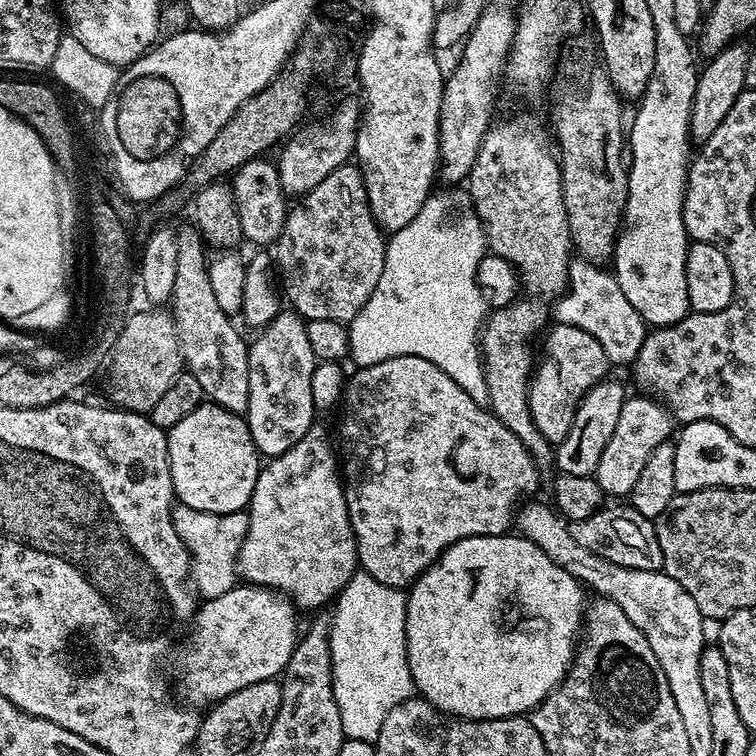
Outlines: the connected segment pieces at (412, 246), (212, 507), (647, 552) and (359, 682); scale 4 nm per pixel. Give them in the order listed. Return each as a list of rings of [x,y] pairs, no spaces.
[[[460,190],[452,196],[454,207],[465,207],[457,216],[444,216],[440,208],[447,204],[444,196],[429,196],[410,226],[402,226],[402,230],[387,237],[382,278],[378,278],[378,286],[366,298],[362,310],[346,324],[348,356],[357,369],[390,358],[426,358],[426,362],[434,362],[438,370],[450,374],[474,402],[487,405],[480,338],[490,307],[476,275],[479,263],[489,251],[488,239],[480,219],[469,207],[467,191]]]
[[[205,402],[198,406],[198,410],[186,414],[186,418],[178,422],[178,426],[167,429],[167,433],[172,490],[179,503],[194,510],[206,510],[214,514],[230,514],[247,509],[248,503],[252,501],[254,486],[258,482],[262,457],[254,446],[254,438],[248,429],[247,419],[241,413]]]
[[[616,502],[611,506],[600,508],[590,518],[573,520],[568,524],[570,538],[578,546],[586,546],[590,554],[598,554],[598,558],[606,558],[606,562],[614,562],[618,566],[626,566],[630,570],[650,570],[659,572],[663,569],[662,546],[658,546],[658,534],[653,521],[646,519],[638,510],[627,503]]]
[[[357,570],[350,578],[350,582],[341,590],[339,596],[334,601],[334,609],[331,613],[332,633],[330,638],[330,658],[332,659],[332,685],[334,686],[334,702],[338,702],[338,714],[342,714],[342,730],[345,737],[349,740],[361,740],[362,742],[375,742],[378,734],[382,730],[382,722],[386,722],[386,714],[390,714],[390,710],[394,710],[394,706],[398,706],[402,702],[413,699],[416,692],[416,683],[412,681],[410,674],[410,662],[406,654],[406,606],[408,605],[408,597],[399,588],[391,588],[382,582],[378,582],[378,578],[370,578],[370,574],[366,574],[363,570]]]

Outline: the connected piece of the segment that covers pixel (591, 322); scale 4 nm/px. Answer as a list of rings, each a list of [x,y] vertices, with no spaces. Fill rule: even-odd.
[[[583,258],[573,259],[568,266],[569,286],[557,299],[554,316],[559,324],[578,326],[602,346],[611,365],[635,363],[638,350],[648,333],[644,320],[622,294],[613,273]]]

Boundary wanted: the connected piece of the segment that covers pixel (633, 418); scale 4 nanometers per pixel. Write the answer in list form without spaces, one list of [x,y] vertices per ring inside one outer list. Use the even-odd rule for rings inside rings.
[[[629,395],[625,399],[622,414],[618,414],[618,426],[614,426],[614,434],[610,434],[610,442],[606,442],[606,450],[602,450],[602,459],[598,461],[594,473],[598,486],[602,486],[604,495],[608,498],[631,497],[634,482],[638,482],[650,454],[654,454],[654,450],[658,450],[658,446],[673,435],[672,413],[651,395],[639,395]]]

